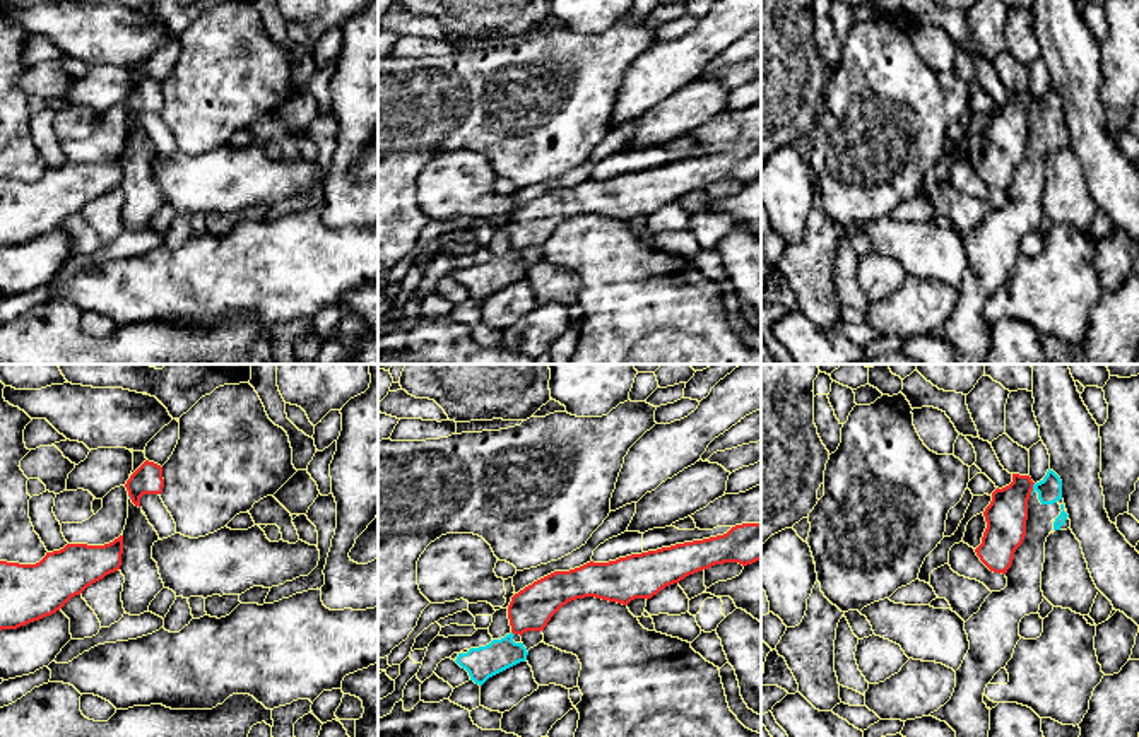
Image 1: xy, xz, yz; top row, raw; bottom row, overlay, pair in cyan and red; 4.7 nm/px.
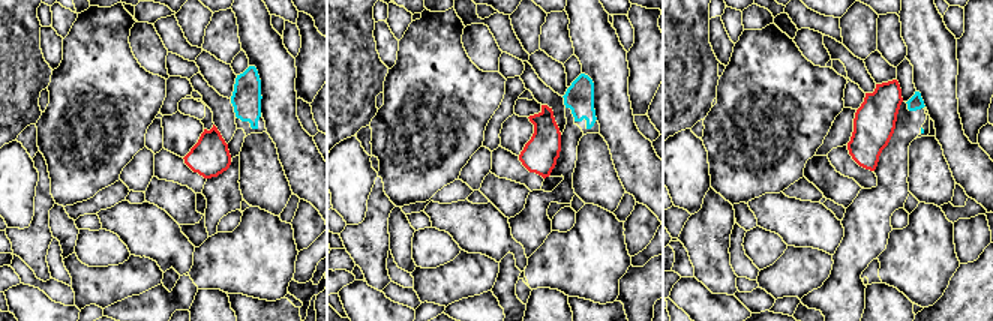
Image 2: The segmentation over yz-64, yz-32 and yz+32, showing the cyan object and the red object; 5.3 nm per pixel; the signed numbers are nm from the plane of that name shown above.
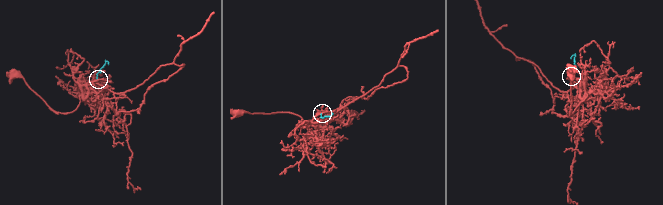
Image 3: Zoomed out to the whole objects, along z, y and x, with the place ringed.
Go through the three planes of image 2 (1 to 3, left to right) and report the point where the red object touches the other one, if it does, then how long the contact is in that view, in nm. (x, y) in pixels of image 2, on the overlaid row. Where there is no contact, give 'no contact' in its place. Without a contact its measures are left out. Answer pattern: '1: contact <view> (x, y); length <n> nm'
1: no contact
2: no contact
3: no contact

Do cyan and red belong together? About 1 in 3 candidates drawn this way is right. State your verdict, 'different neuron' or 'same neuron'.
different neuron

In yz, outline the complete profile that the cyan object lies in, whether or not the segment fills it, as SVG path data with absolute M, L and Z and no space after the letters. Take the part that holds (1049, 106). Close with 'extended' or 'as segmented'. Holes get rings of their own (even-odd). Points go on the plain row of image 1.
M1048 85L1047 92L1033 101L1026 152L1006 190L1007 203L992 209L980 227L965 239L970 267L956 287L954 310L944 323L930 330L956 349L954 364L985 364L990 347L990 327L983 320L985 304L1012 275L1021 256L1021 236L1038 231L1045 215L1042 188L1047 154L1069 144L1062 97Z; extended

